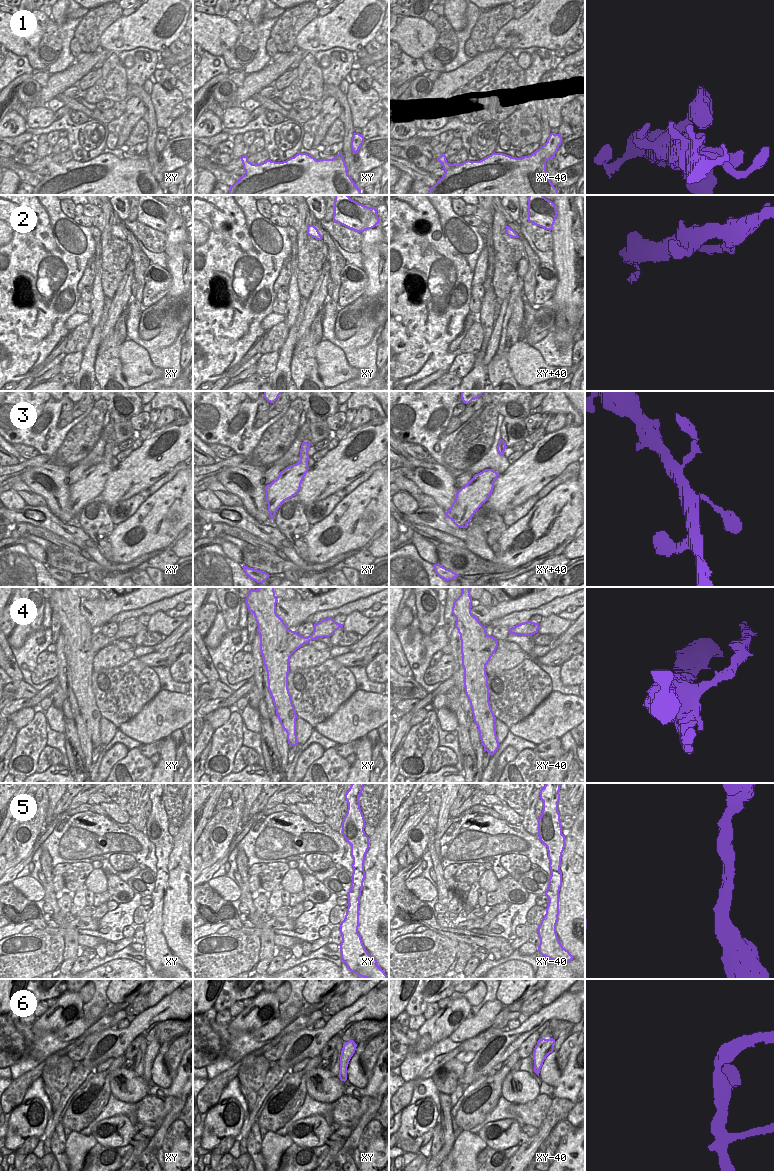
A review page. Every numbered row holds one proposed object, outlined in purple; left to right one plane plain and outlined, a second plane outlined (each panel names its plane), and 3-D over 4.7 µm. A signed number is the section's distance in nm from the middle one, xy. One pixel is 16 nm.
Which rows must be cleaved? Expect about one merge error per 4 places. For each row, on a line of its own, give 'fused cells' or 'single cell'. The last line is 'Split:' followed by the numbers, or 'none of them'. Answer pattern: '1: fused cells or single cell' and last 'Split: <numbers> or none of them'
1: single cell
2: single cell
3: single cell
4: fused cells
5: single cell
6: single cell
Split: 4

